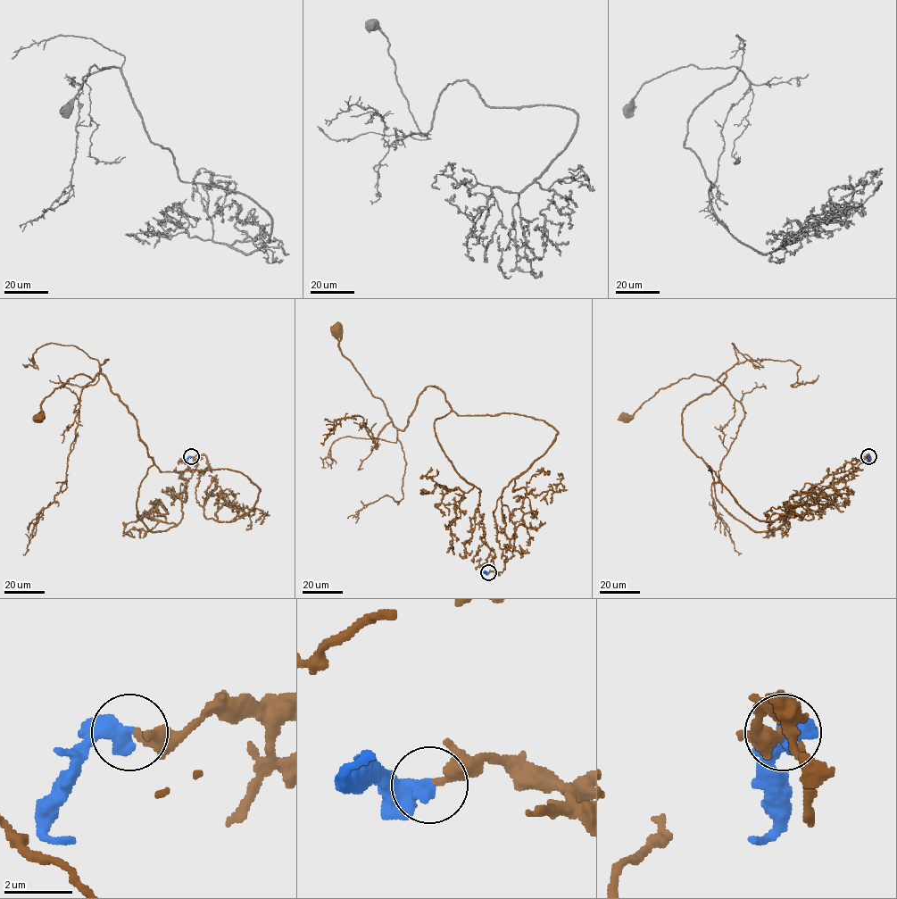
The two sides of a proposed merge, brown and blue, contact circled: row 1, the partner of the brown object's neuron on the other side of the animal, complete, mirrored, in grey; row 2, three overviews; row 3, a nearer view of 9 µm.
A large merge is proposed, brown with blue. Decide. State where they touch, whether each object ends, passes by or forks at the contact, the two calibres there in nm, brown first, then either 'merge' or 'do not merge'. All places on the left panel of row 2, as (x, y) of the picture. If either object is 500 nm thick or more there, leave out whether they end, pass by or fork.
(191, 456) | 340/550 nm | merge

